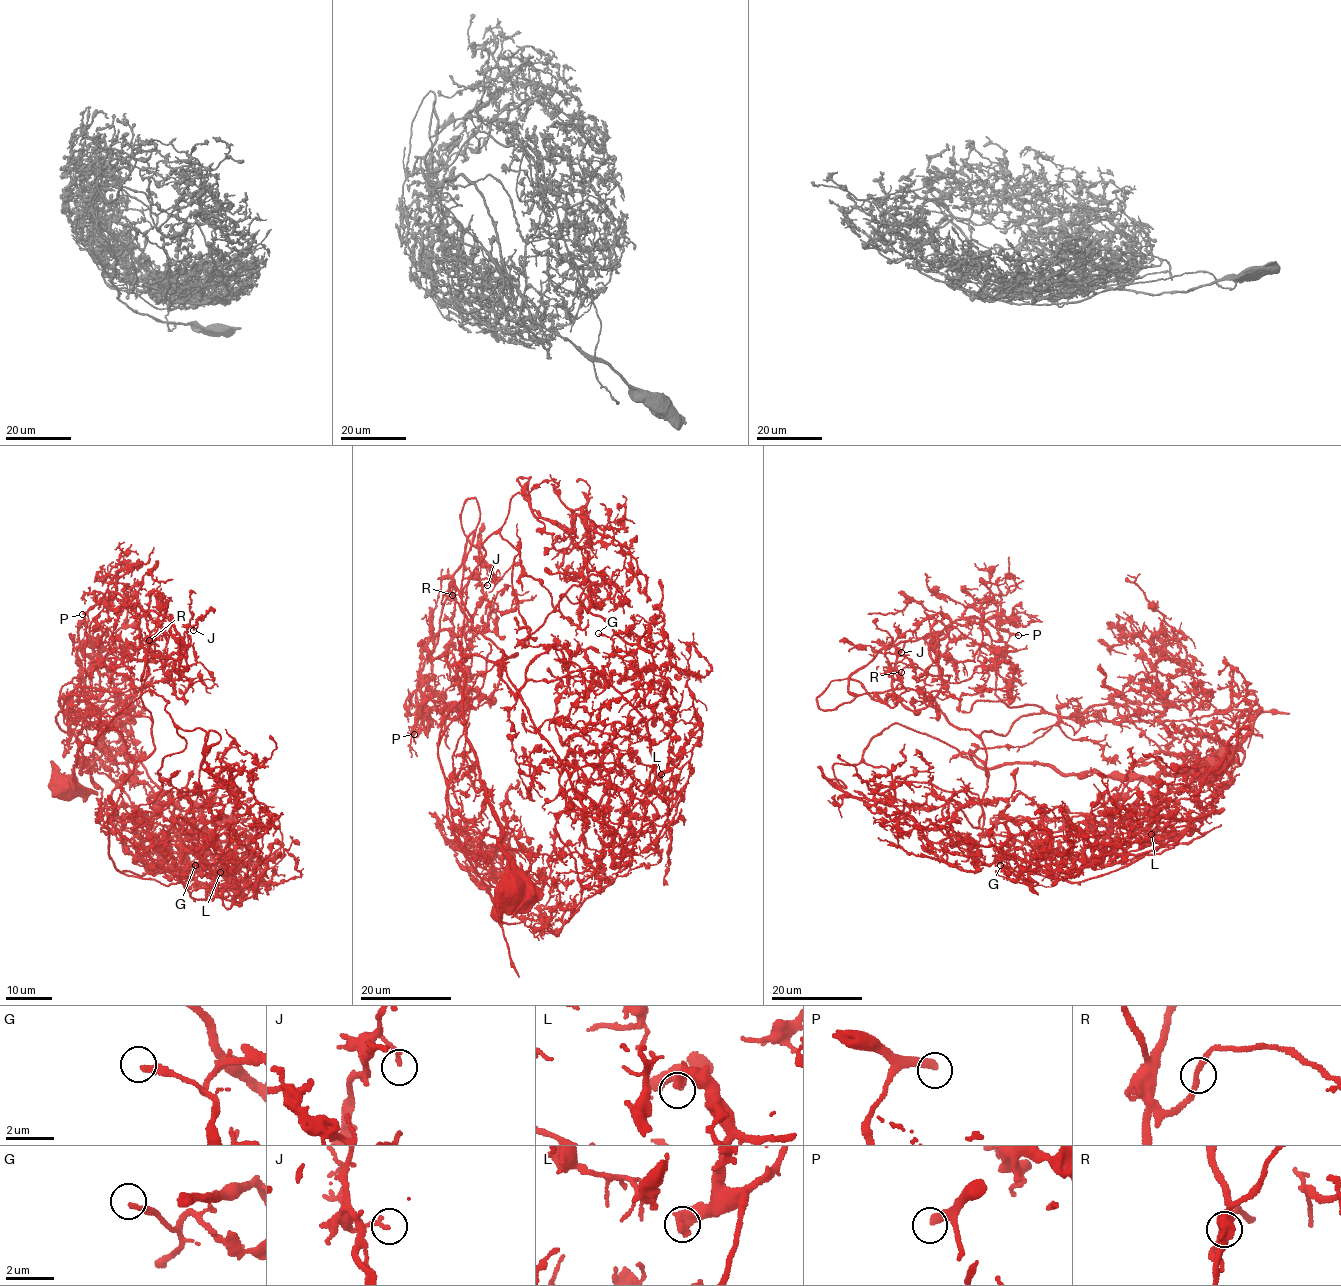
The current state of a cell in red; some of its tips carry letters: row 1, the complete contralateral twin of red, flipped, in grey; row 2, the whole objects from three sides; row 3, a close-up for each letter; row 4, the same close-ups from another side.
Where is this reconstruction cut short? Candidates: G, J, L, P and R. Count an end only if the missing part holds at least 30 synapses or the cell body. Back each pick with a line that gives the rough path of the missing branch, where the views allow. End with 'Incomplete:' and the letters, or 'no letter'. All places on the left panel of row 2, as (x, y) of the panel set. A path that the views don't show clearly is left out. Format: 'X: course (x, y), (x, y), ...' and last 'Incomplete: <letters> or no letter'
G: course (195, 865), (185, 855), (176, 862)
P: course (82, 614), (69, 628), (64, 658), (67, 661), (70, 655), (95, 659), (123, 647), (152, 700), (166, 701)
Incomplete: G, P

